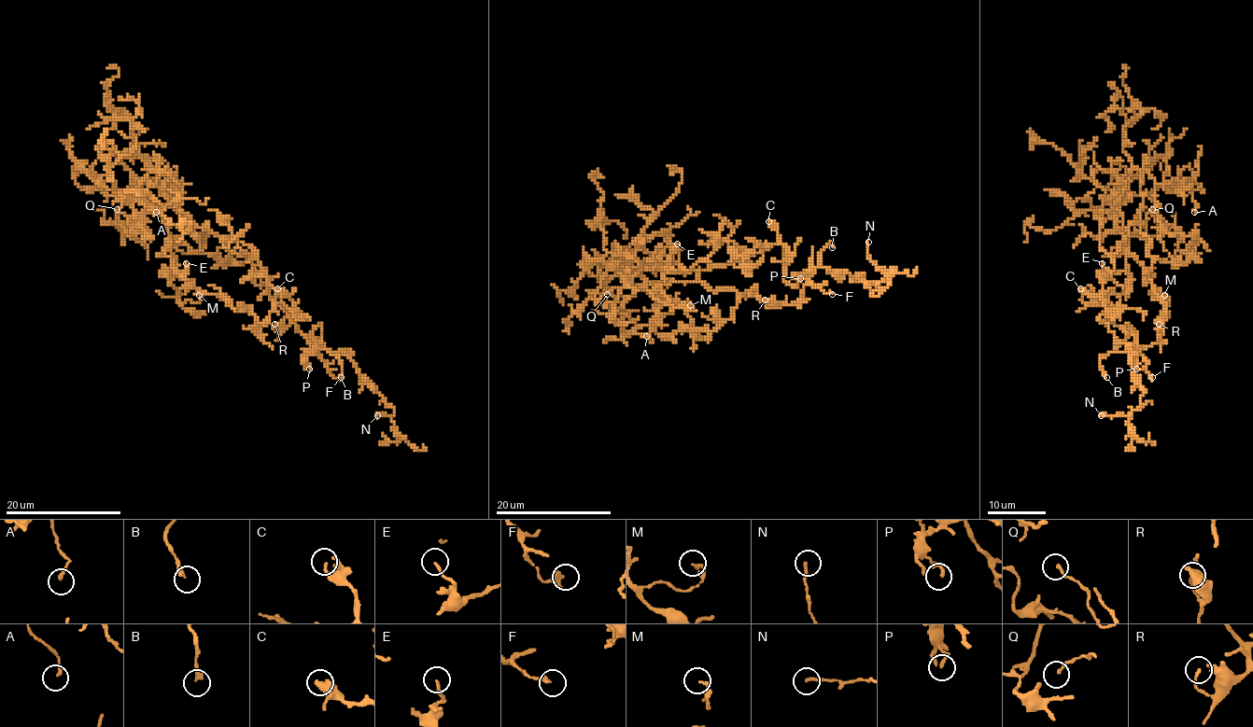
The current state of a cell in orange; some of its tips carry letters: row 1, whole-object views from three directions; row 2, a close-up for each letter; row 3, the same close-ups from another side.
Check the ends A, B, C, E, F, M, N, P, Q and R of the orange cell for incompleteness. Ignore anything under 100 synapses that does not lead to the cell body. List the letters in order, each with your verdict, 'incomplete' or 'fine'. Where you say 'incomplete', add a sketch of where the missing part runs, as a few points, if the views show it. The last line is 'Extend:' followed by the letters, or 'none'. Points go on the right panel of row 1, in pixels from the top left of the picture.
A: fine
B: fine
C: fine
E: fine
F: fine
M: fine
N: fine
P: fine
Q: fine
R: fine
Extend: none

